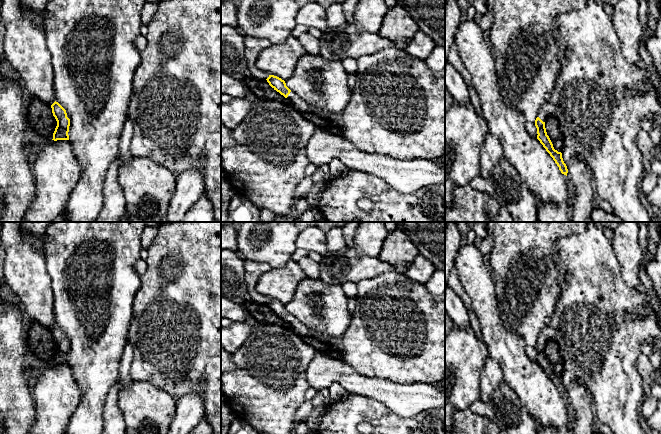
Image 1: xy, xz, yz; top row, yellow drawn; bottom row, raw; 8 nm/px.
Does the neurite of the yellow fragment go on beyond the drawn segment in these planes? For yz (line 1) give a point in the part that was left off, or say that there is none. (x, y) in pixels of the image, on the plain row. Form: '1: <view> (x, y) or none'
1: yz (547, 334)

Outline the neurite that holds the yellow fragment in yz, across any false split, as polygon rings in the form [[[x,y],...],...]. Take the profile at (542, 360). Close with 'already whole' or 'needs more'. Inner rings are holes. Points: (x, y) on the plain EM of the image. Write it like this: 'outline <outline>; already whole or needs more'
outline [[[546,326],[542,329],[538,341],[535,344],[535,350],[537,352],[537,358],[538,358],[537,363],[540,365],[540,367],[543,369],[546,375],[553,382],[553,384],[559,391],[561,397],[567,400],[568,393],[563,385],[562,377],[554,373],[553,368],[549,360],[547,359],[546,352],[545,352],[545,345],[548,342],[552,341],[553,337],[554,337],[554,330],[552,328]]]; needs more

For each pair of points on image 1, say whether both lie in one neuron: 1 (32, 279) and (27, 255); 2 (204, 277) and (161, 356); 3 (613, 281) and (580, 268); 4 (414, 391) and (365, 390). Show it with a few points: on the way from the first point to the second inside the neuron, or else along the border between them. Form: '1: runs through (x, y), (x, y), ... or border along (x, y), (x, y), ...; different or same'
1: runs through (27, 273), (27, 261); same
2: runs through (204, 297), (204, 308), (182, 330), (180, 336); same
3: runs through (605, 281), (598, 281), (588, 271); same
4: runs through (402, 391), (377, 390); same

